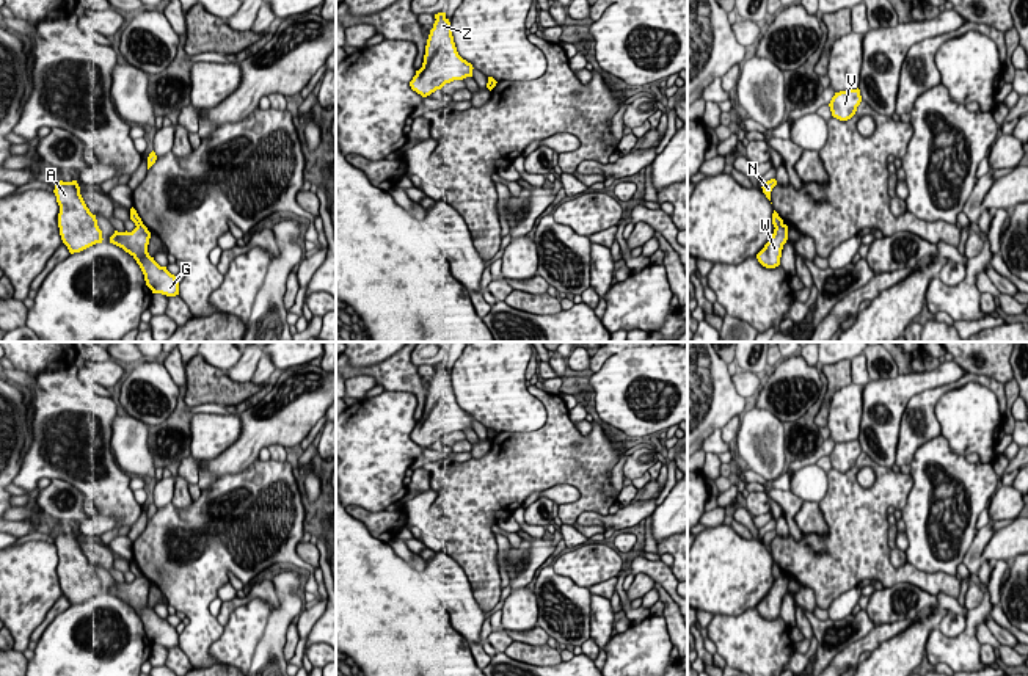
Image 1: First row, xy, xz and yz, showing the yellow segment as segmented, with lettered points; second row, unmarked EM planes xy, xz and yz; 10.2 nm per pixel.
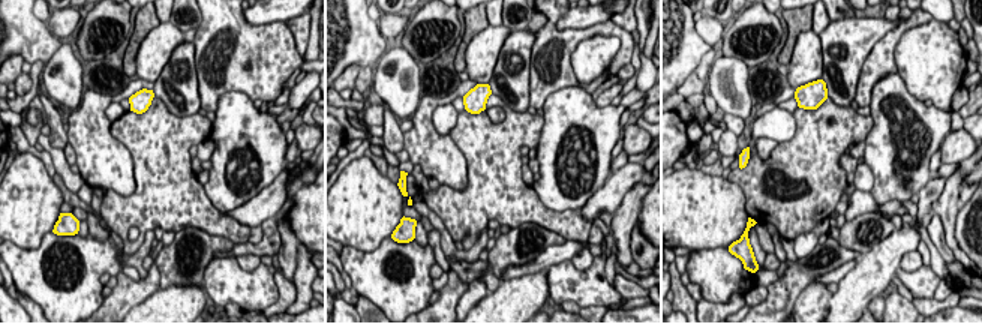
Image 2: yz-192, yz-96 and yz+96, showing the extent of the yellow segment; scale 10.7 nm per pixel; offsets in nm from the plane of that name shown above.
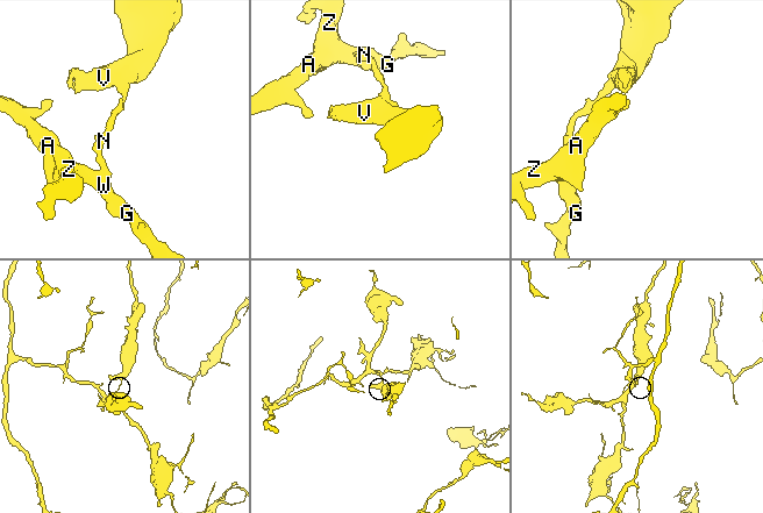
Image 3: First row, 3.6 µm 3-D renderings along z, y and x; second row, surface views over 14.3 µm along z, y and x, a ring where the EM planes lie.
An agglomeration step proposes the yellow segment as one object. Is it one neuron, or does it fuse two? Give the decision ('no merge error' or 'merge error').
merge error

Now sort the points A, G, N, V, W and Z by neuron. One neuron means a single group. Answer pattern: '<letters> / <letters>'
A G W Z / N V

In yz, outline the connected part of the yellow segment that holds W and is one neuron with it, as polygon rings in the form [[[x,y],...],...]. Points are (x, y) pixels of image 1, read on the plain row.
[[[782,576],[774,580],[772,588],[764,599],[756,605],[758,613],[766,620],[775,620],[780,616],[782,601],[788,591],[788,577]]]

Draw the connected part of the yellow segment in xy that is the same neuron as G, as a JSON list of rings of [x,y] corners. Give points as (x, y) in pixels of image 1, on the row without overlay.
[[[137,577],[132,583],[118,583],[110,588],[110,594],[122,599],[129,604],[140,616],[146,637],[152,645],[162,645],[166,648],[179,646],[179,634],[166,618],[160,618],[154,609],[148,604],[151,583],[146,577]]]

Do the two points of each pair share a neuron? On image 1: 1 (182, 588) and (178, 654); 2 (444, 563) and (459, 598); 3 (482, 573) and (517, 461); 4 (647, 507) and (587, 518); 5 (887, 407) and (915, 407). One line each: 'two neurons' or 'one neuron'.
1: two neurons
2: one neuron
3: one neuron
4: one neuron
5: two neurons

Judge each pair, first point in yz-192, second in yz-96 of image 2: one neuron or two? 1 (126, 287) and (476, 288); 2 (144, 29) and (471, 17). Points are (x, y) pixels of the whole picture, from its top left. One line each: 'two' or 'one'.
1: two
2: one

